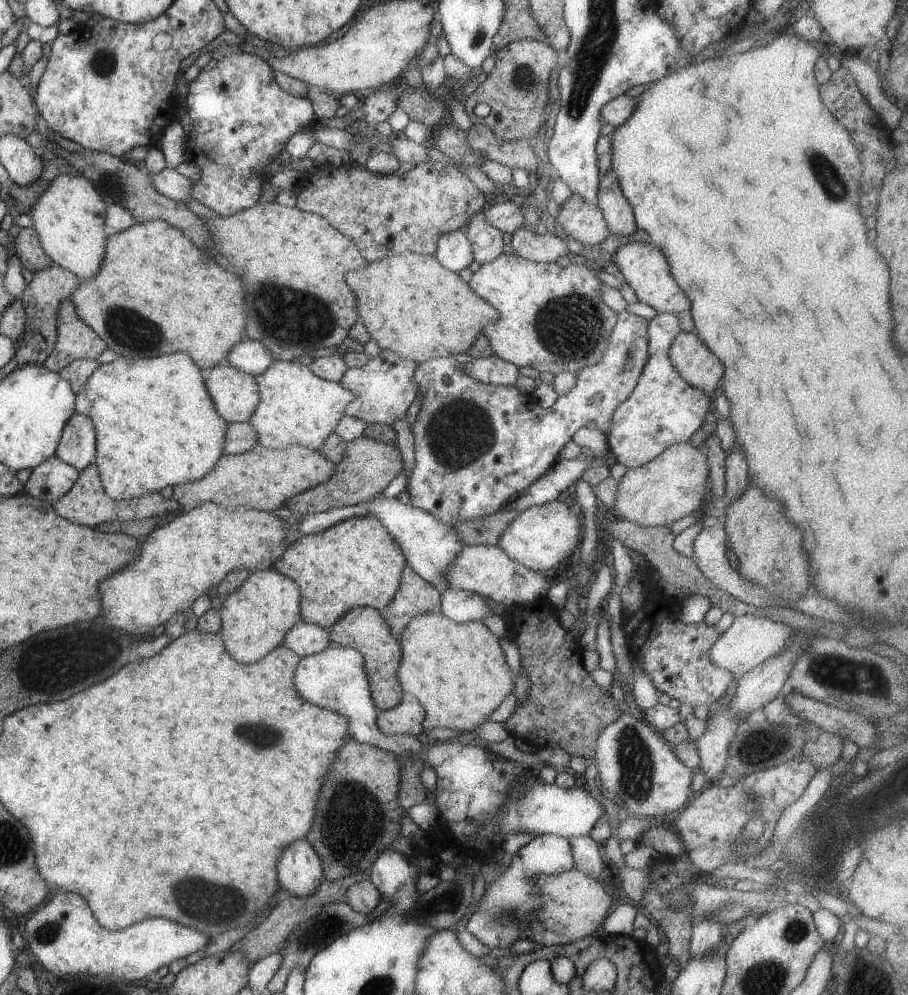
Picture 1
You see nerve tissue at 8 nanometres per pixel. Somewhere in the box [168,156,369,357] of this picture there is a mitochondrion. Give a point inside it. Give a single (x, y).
(295, 315)

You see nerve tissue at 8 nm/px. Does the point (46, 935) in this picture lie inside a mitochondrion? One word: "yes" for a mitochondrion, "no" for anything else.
yes

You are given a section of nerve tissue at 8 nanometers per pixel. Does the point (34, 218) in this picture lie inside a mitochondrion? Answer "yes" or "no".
no

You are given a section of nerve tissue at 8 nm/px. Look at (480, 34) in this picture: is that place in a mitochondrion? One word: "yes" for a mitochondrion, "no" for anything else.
yes

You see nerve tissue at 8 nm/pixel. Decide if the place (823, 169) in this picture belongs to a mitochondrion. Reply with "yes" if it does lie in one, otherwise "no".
yes

